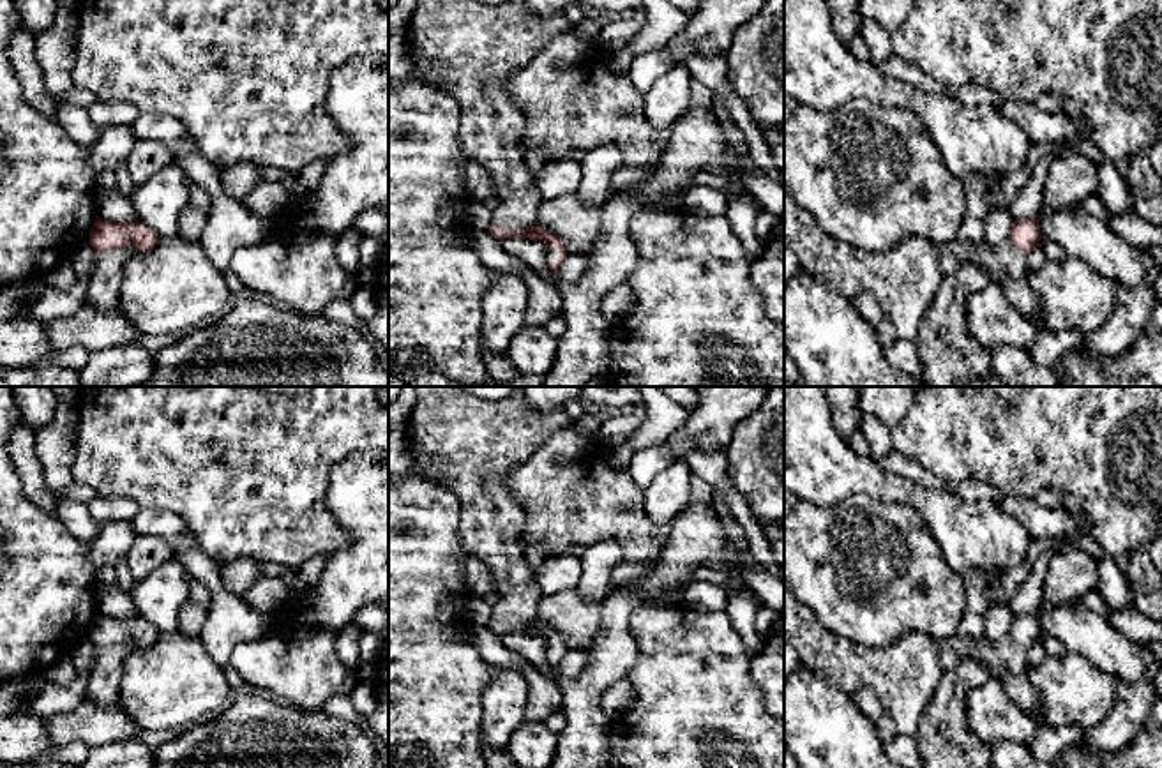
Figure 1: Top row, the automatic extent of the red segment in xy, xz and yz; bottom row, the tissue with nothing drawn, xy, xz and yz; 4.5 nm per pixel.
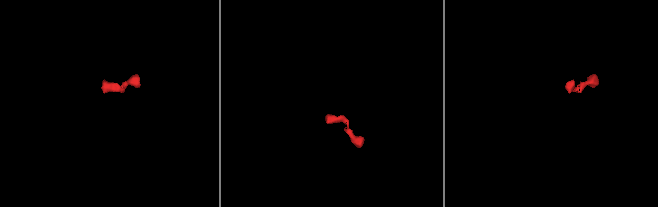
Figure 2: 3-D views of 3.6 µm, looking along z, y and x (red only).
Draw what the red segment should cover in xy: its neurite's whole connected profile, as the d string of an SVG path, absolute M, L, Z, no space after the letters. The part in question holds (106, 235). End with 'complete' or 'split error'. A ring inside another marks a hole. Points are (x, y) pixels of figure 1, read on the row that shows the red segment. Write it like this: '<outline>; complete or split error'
M95 217L88 244L95 261L85 302L99 311L118 307L120 282L125 265L140 252L152 251L159 235L143 222L113 222Z; split error

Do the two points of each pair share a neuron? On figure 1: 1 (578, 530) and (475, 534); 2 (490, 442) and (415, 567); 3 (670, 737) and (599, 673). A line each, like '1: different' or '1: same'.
1: different
2: different
3: different

